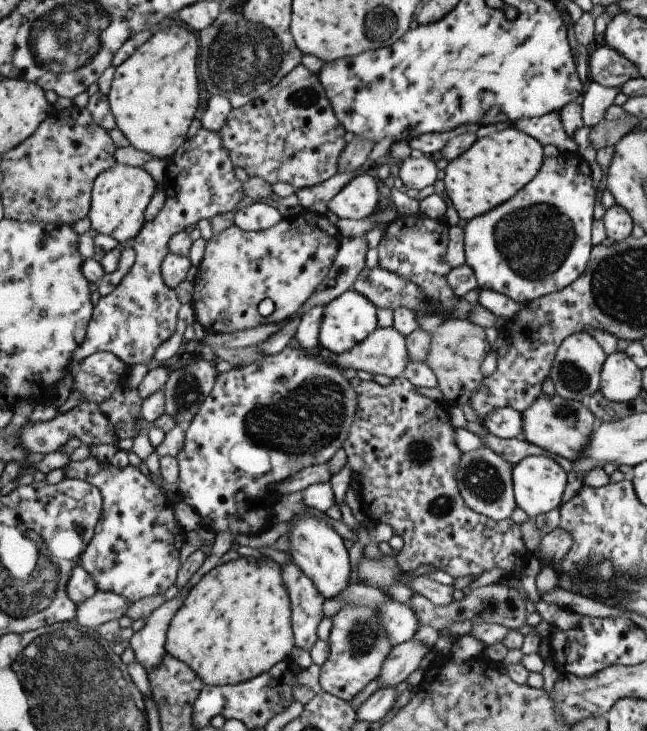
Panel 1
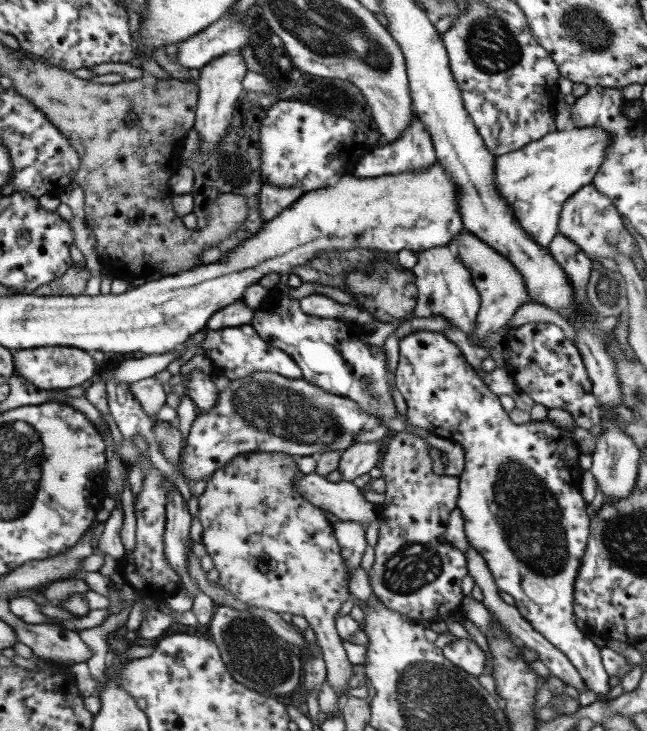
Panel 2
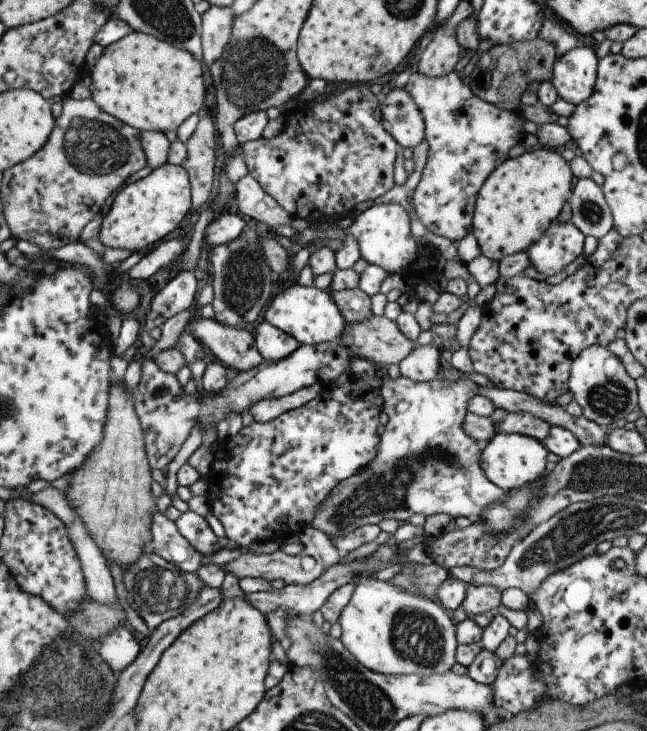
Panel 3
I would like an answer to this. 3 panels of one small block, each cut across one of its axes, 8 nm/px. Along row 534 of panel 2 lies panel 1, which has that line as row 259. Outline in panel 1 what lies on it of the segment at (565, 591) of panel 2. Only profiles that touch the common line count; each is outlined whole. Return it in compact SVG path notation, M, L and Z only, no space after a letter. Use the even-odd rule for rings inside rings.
M577 151L558 152L555 157L543 156L537 174L509 200L485 214L465 220L462 228L464 263L471 268L478 289L493 290L525 304L558 292L576 280L589 262L594 196L590 168Z

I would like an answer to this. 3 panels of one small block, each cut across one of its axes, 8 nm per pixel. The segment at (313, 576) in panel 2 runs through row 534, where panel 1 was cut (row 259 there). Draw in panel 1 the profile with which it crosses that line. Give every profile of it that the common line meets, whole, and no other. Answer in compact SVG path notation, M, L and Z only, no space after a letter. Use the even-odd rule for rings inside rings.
M307 213L304 217L282 218L274 226L259 231L243 232L231 224L206 241L203 259L196 267L190 305L195 321L206 333L233 334L261 326L281 324L292 318L327 275L337 253L341 237L324 215ZM265 298L273 302L273 312L260 316L257 304Z

